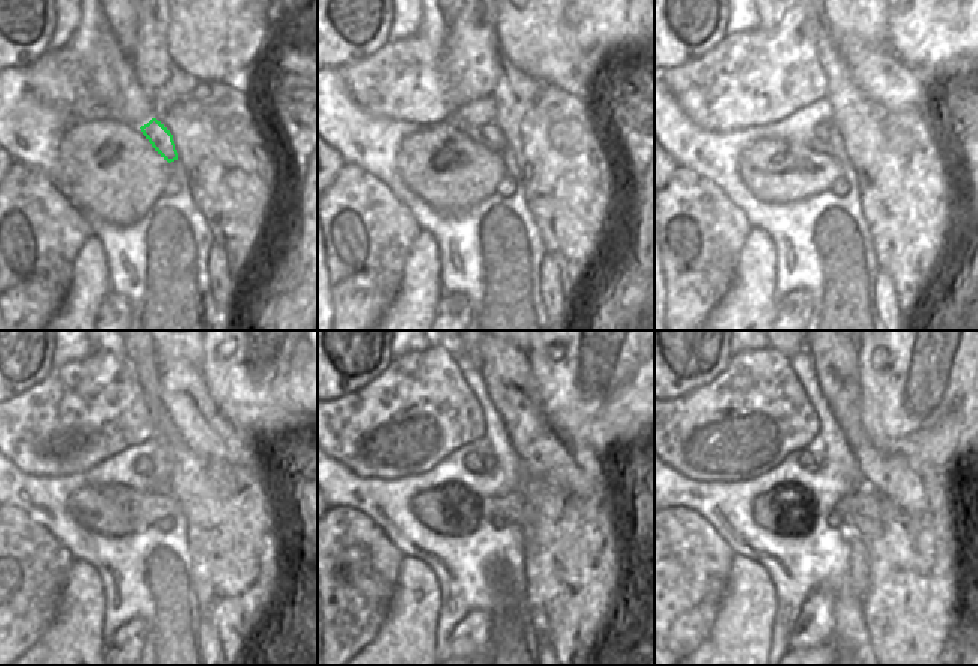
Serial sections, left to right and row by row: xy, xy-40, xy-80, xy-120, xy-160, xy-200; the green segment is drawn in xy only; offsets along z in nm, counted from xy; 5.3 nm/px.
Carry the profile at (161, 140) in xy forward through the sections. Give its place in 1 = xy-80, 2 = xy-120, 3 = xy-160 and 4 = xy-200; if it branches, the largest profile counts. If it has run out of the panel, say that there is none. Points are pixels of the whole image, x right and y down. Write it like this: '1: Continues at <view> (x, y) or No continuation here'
1: Continues at xy-80 (822, 131)
2: Continues at xy-120 (143, 465)
3: Continues at xy-160 (473, 464)
4: Continues at xy-200 (804, 459)

